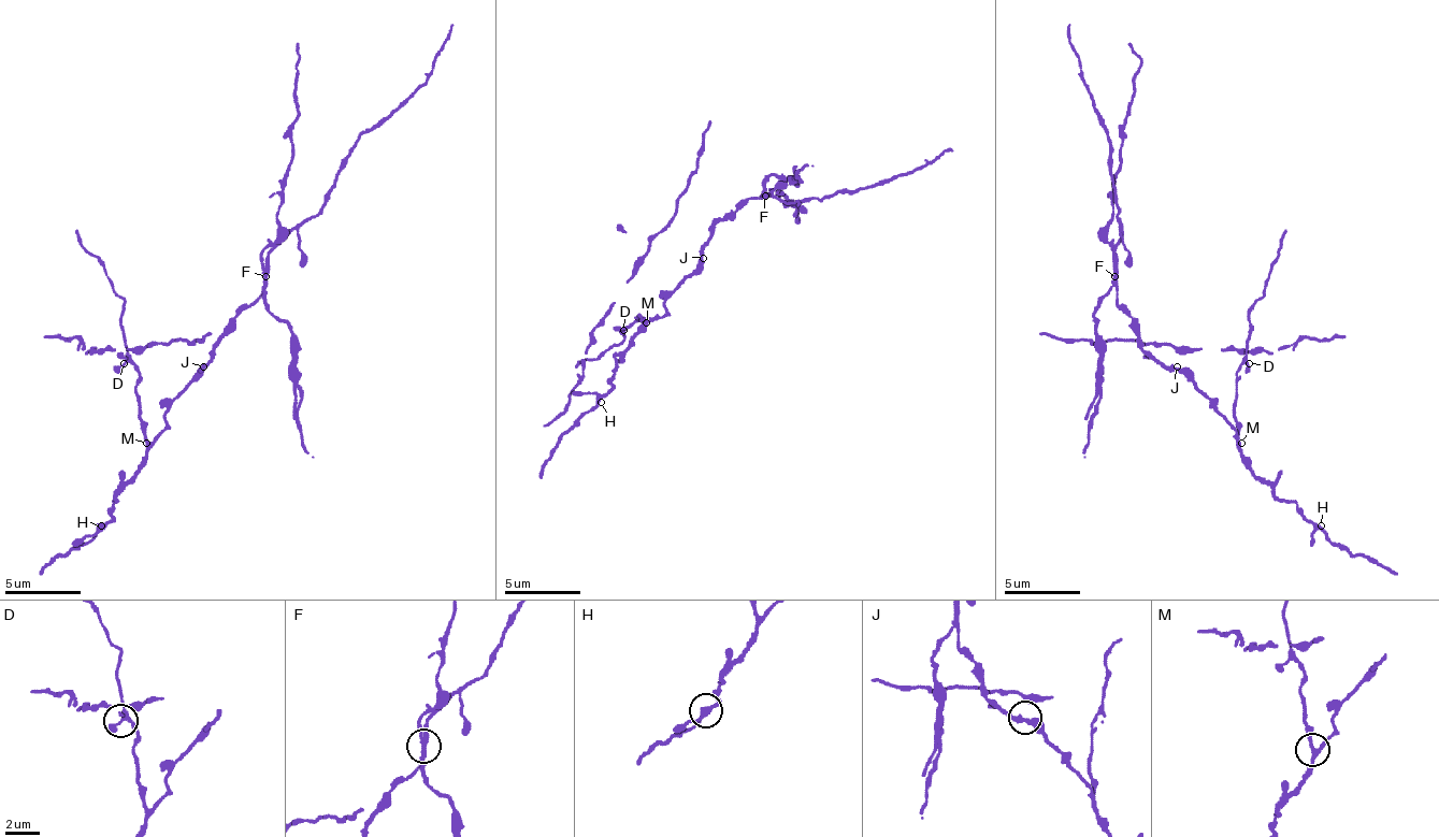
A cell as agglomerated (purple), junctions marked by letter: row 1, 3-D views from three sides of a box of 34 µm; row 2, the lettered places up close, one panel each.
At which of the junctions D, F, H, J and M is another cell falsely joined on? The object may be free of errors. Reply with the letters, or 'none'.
F

